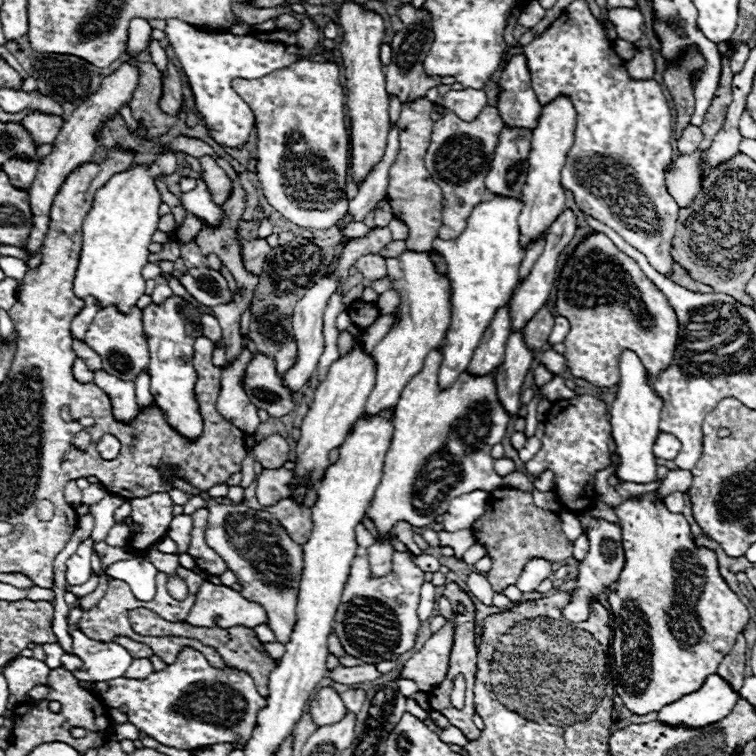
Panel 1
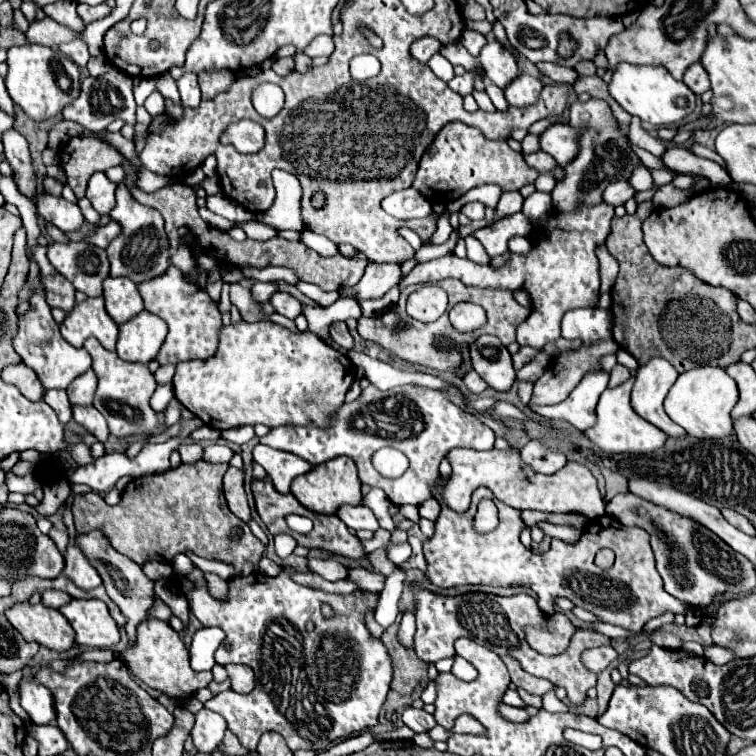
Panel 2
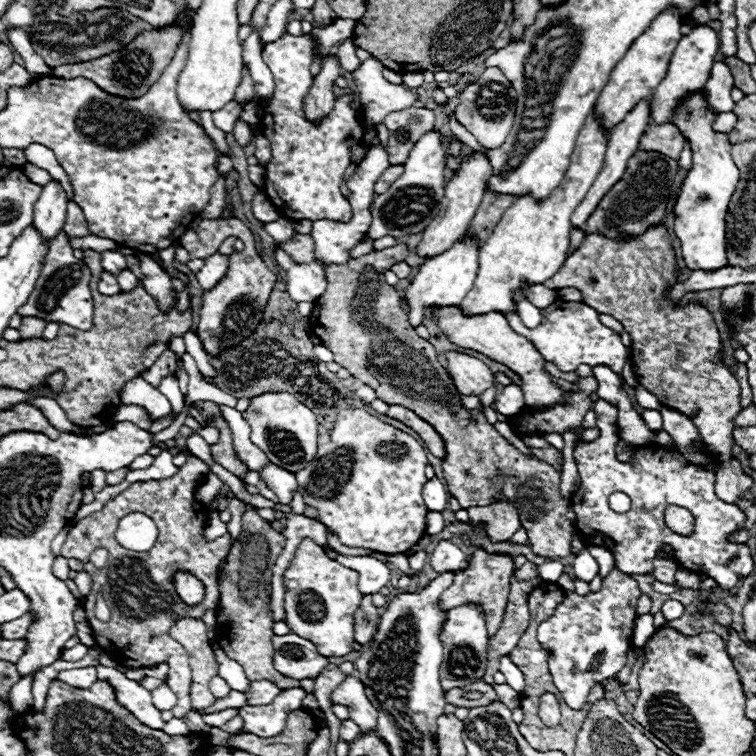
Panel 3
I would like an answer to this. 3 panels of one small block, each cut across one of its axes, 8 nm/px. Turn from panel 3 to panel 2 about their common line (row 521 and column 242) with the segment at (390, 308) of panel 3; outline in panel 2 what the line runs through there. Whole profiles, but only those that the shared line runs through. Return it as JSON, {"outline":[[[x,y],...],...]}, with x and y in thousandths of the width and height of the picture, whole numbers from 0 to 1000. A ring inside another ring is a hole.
{"outline":[[[262,608],[222,622],[217,635],[212,630],[180,632],[169,638],[153,669],[143,669],[130,651],[103,653],[95,664],[101,701],[116,704],[132,698],[159,733],[185,749],[209,738],[225,743],[235,730],[254,728],[267,738],[307,746],[315,759],[328,762],[339,757],[352,725],[331,704],[328,693],[312,685],[302,672],[294,648],[294,632],[302,616],[304,614],[275,614]],[[235,717],[241,728],[235,728]]]}

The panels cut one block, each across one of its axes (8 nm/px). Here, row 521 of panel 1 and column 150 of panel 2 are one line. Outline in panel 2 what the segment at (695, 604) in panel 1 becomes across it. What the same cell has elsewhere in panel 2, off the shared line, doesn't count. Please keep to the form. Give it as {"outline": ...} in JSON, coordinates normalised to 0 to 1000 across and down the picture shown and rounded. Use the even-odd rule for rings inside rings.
{"outline":[[[196,817],[185,823],[180,852],[169,854],[159,865],[159,873],[172,884],[180,897],[185,897],[198,910],[220,915],[235,934],[246,921],[254,921],[259,913],[272,910],[280,899],[280,889],[259,889],[251,884],[251,865],[243,847],[222,823],[209,817]]]}

